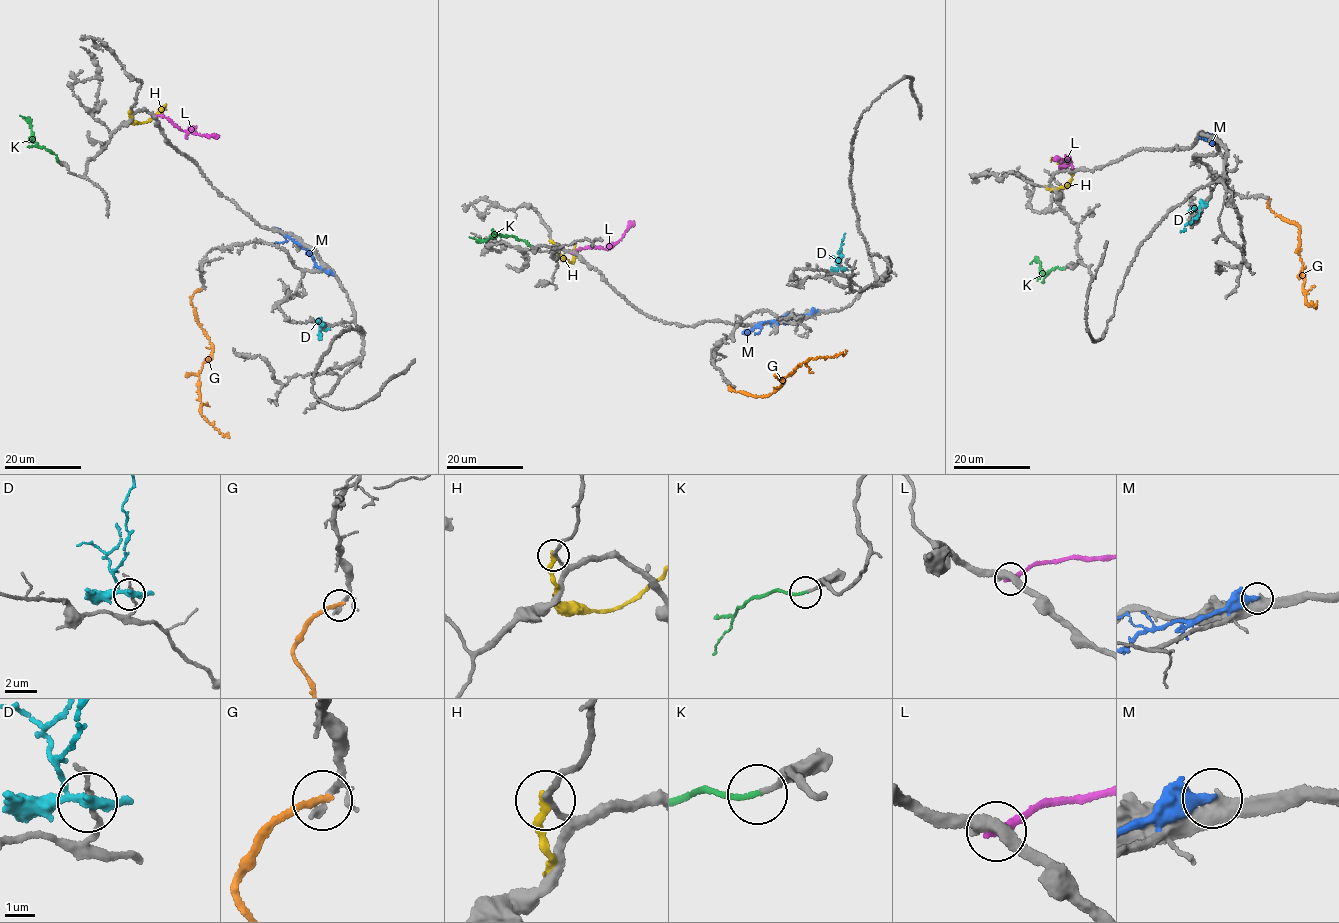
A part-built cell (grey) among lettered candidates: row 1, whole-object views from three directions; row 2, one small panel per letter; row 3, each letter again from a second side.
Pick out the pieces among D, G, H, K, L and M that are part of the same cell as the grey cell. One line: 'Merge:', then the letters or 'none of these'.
Merge: K

